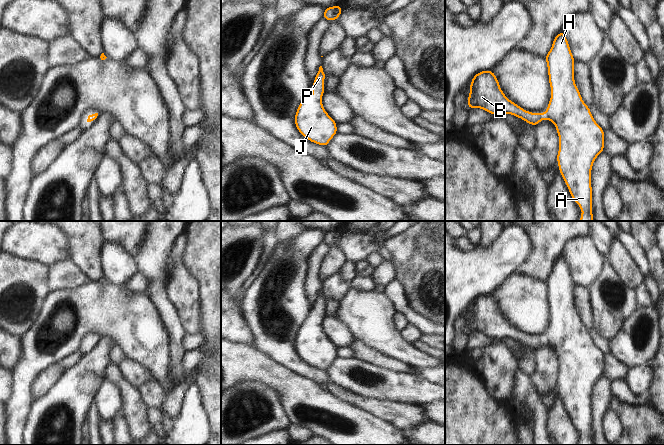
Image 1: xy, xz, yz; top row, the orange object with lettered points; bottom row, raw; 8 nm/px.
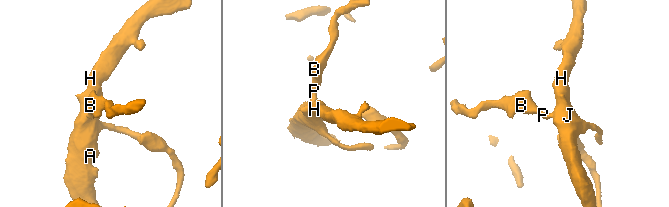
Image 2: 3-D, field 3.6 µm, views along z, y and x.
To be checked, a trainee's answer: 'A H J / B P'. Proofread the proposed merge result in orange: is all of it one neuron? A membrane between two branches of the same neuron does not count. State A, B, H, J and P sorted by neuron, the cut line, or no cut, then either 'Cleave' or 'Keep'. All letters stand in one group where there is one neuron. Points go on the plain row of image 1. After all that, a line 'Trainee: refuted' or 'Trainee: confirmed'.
Groups: A B H J P. No split. Keep.
Trainee: refuted

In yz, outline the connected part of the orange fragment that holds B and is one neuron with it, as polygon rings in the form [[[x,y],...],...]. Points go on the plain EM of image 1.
[[[563,254],[557,258],[545,281],[548,290],[551,323],[545,337],[531,337],[509,324],[500,312],[491,294],[477,297],[471,304],[468,332],[481,332],[490,338],[512,338],[532,350],[544,342],[553,346],[559,360],[557,386],[559,396],[568,411],[573,424],[582,434],[580,445],[594,445],[592,438],[591,394],[596,381],[604,375],[604,354],[594,344],[589,331],[584,327],[574,304],[575,283]]]

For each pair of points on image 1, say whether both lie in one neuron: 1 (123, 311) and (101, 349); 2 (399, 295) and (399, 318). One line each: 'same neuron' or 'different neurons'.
1: different neurons
2: different neurons

